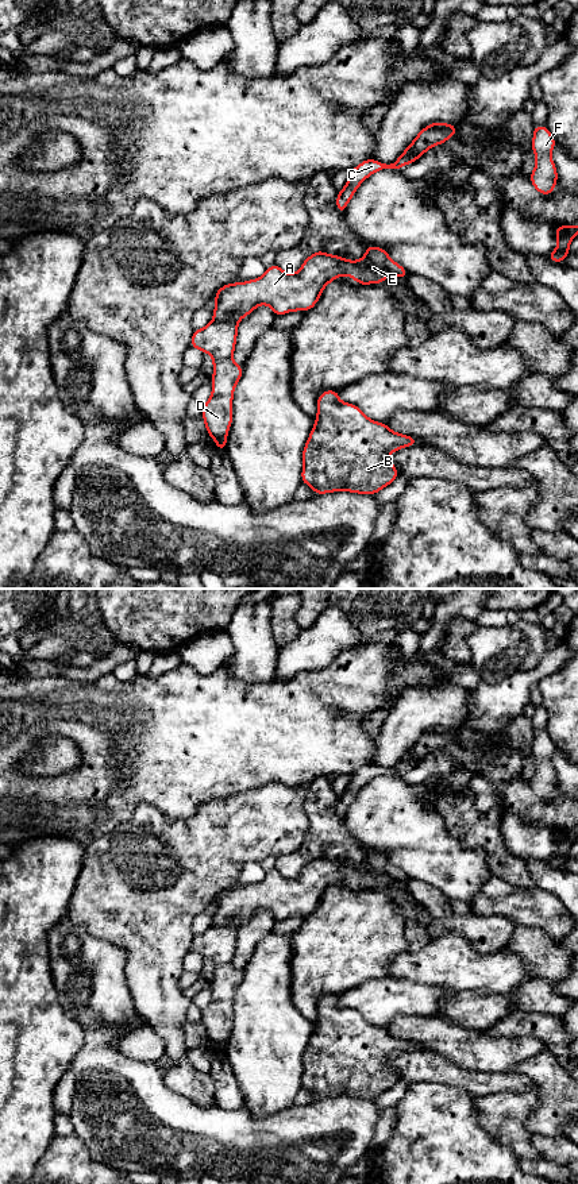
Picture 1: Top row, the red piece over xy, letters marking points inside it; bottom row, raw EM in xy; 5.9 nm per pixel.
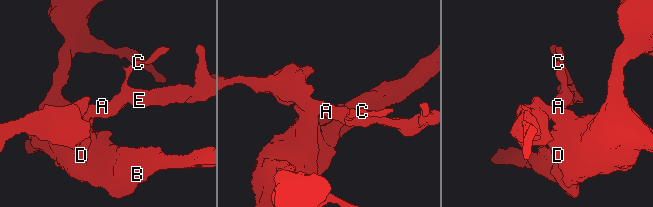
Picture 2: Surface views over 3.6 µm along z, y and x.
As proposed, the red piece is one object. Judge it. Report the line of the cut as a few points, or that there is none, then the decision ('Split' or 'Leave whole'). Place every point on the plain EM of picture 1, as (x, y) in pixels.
Split along xy (239, 924), (230, 920), (214, 925). Split

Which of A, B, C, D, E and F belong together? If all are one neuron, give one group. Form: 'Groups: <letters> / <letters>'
Groups: A C E F / B D

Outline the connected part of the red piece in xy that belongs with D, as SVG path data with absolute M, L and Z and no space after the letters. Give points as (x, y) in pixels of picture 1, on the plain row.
M239 923L212 925L193 937L190 950L212 961L212 1000L203 1010L203 1025L209 1042L215 1044L216 1054L226 1054L227 1040L232 1029L232 1003L243 972L232 964L238 941Z

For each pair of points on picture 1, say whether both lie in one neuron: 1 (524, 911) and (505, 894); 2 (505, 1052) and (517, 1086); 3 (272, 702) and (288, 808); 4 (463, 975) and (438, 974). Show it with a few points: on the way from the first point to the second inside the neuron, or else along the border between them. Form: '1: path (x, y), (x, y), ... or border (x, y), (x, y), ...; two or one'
1: path (520, 907), (509, 898); one
2: border (508, 1069), (476, 1071); two
3: border (307, 785), (286, 786), (269, 782), (253, 789); two
4: path (457, 974), (444, 974); one

